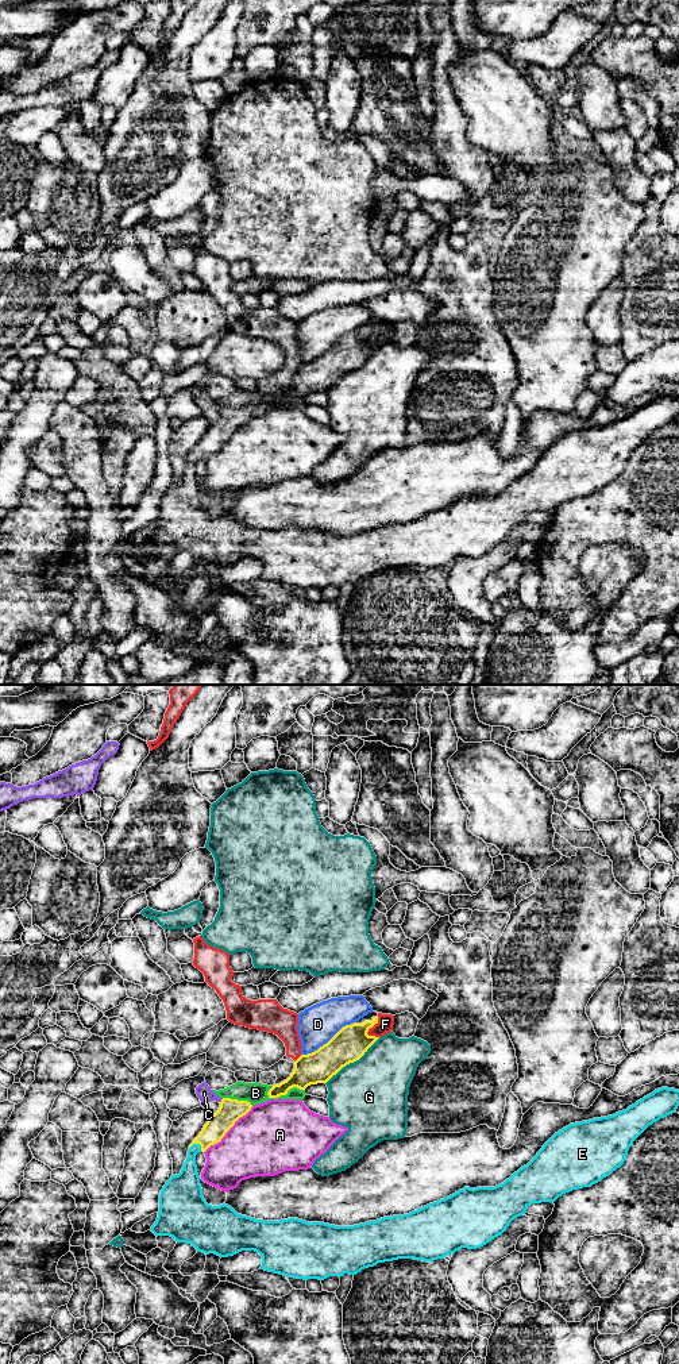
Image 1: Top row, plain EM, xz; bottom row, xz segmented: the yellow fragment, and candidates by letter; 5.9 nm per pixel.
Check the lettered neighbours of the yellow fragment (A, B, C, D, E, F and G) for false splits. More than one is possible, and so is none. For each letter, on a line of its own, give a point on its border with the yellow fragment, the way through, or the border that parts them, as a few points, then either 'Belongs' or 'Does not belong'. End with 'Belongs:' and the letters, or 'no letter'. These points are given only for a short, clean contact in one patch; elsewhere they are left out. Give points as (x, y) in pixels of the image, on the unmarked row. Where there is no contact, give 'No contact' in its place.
A: Touches yellow at xz (228, 438). Does not belong
B: Touches yellow at xz (284, 403). Does not belong
C: Touches yellow at xz (222, 409). Boundary: xz (223, 407), (219, 411). Does not belong
D: Touches yellow at xz (328, 350). Does not belong
E: Touches yellow at xz (195, 451). Path across: xz (224, 427), (195, 451), (186, 492). Belongs
F: Touches yellow at xz (370, 335). Does not belong
G: Touches yellow at xz (352, 370). Does not belong
Belongs: E

